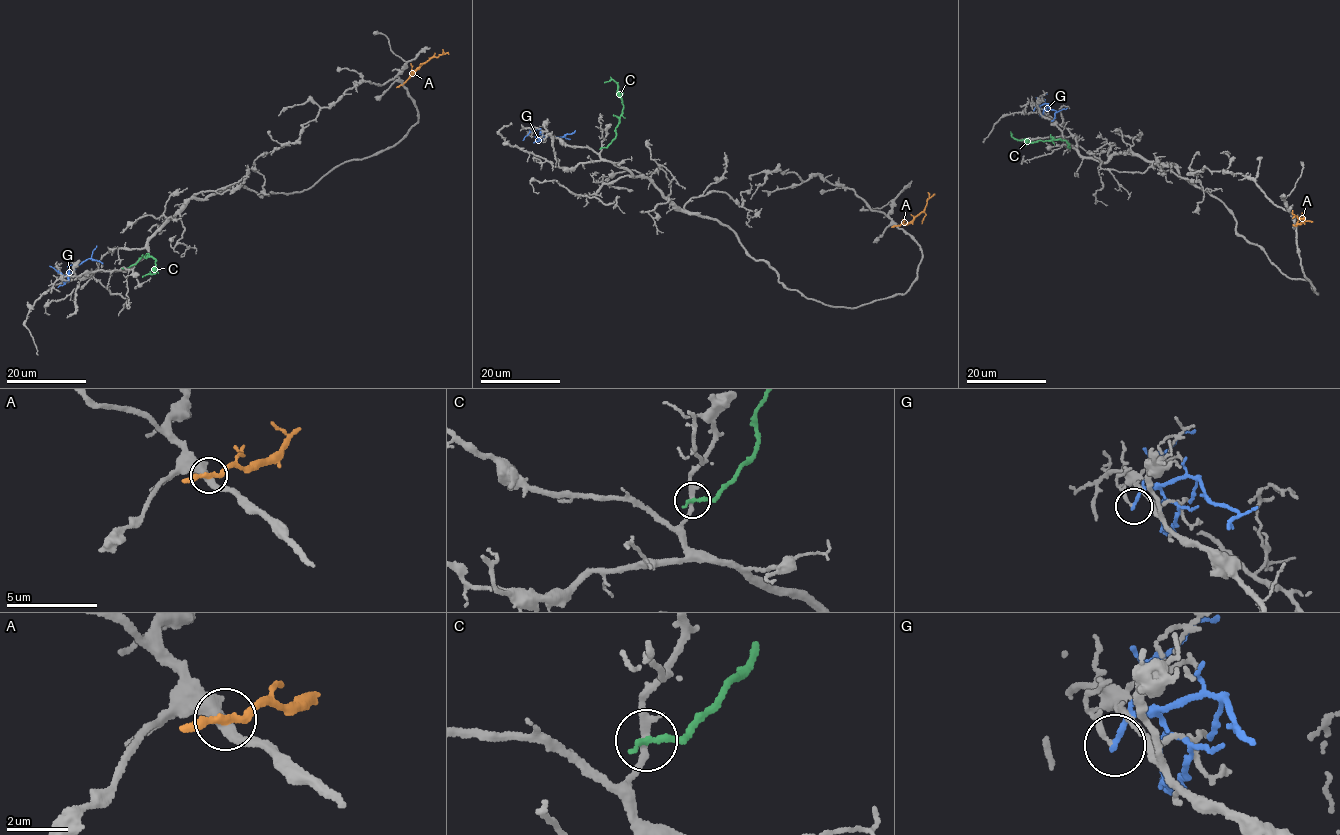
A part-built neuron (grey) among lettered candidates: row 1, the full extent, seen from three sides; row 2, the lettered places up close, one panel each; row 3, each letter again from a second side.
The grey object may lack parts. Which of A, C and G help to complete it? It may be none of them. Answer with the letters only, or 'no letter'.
no letter

